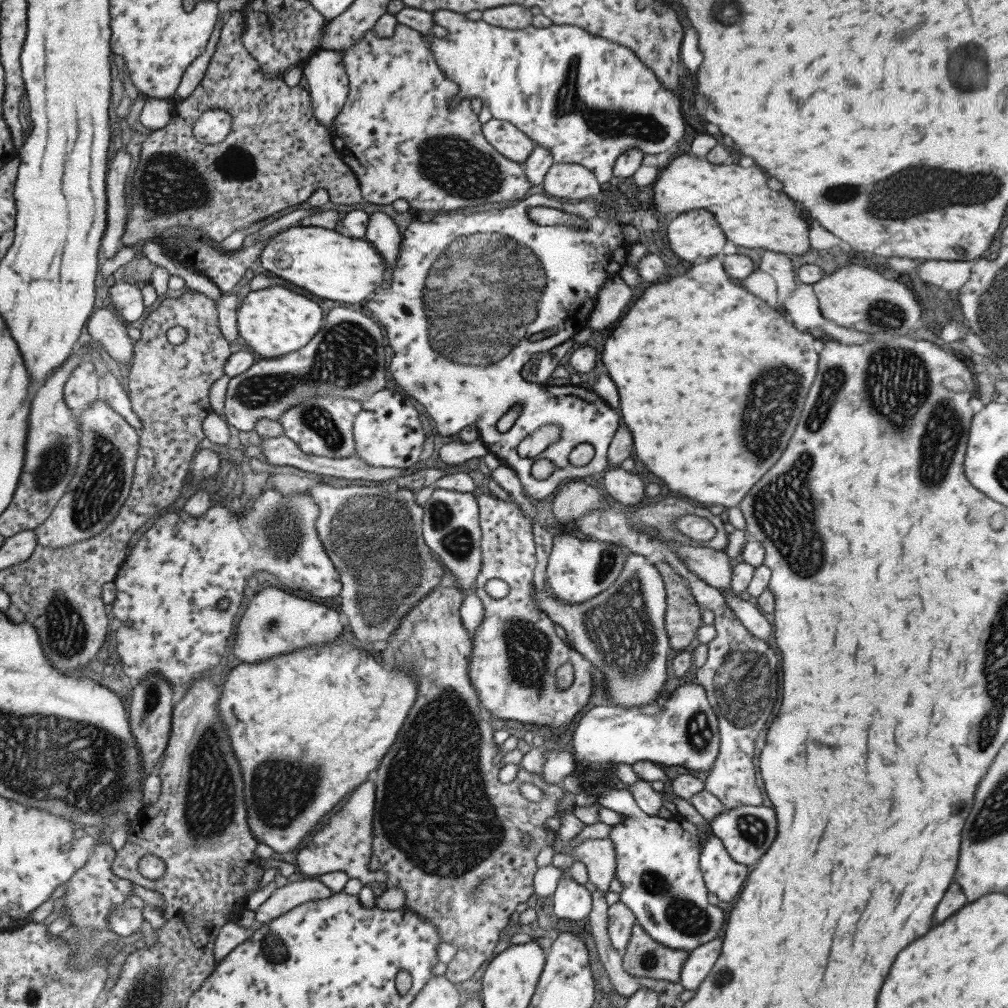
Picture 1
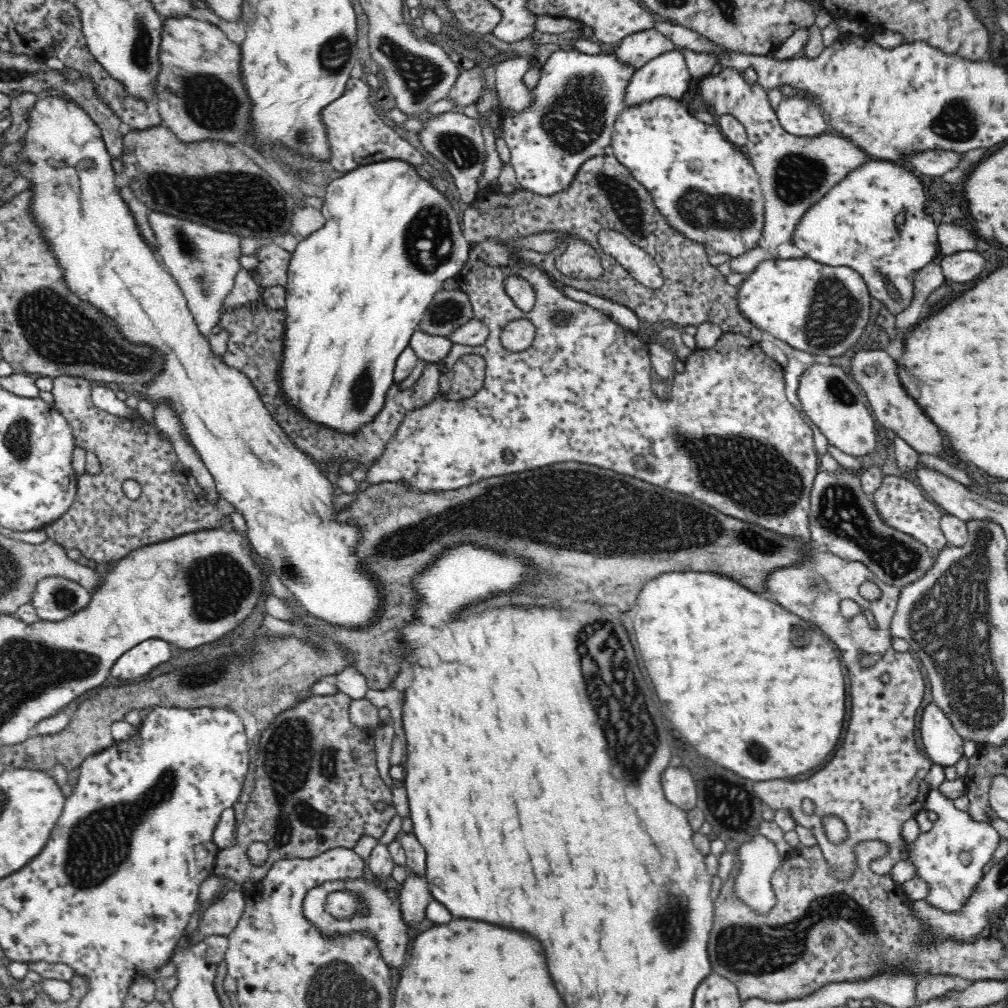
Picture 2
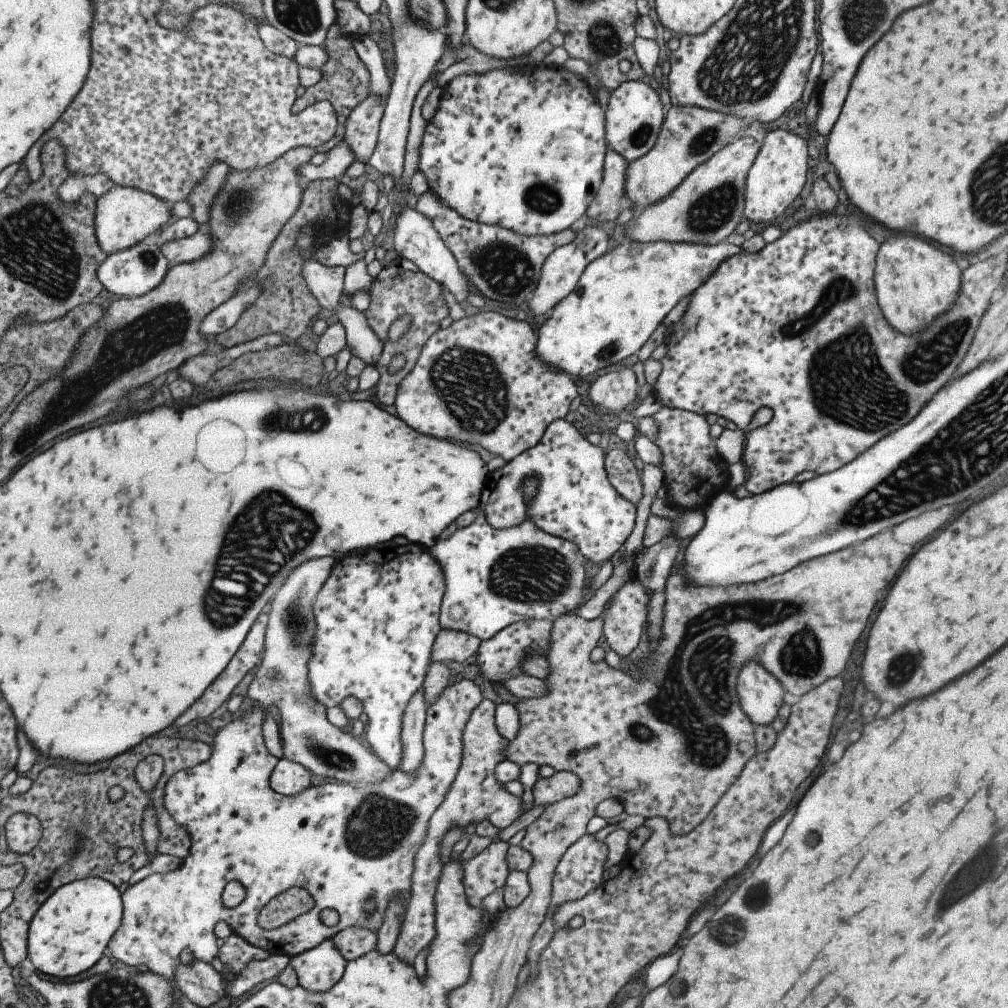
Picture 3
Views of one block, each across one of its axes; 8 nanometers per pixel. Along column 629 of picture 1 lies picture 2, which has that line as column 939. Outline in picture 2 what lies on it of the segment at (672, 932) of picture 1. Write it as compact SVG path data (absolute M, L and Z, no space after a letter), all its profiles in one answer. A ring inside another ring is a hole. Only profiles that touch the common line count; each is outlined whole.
M930 790L927 794L925 808L936 812L937 820L932 823L930 830L919 832L916 842L912 844L902 836L902 851L910 864L913 864L917 877L927 884L928 891L923 901L944 914L960 914L960 910L968 904L974 890L978 888L984 876L984 868L998 848L1001 835L989 822L974 820L969 812L956 809L954 803L942 797L938 790Z

